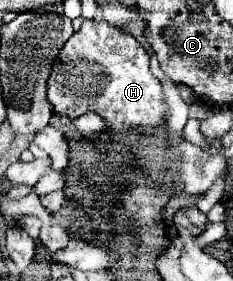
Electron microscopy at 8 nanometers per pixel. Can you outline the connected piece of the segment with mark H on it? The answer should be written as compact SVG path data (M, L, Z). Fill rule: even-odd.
M86 19L82 23L82 29L76 31L62 47L52 67L52 73L48 77L48 101L54 105L56 113L74 119L88 111L94 111L108 123L108 127L116 131L130 131L130 129L146 131L162 125L168 115L162 85L148 71L148 53L144 51L144 47L120 27L114 27L106 21L94 21L94 19Z

